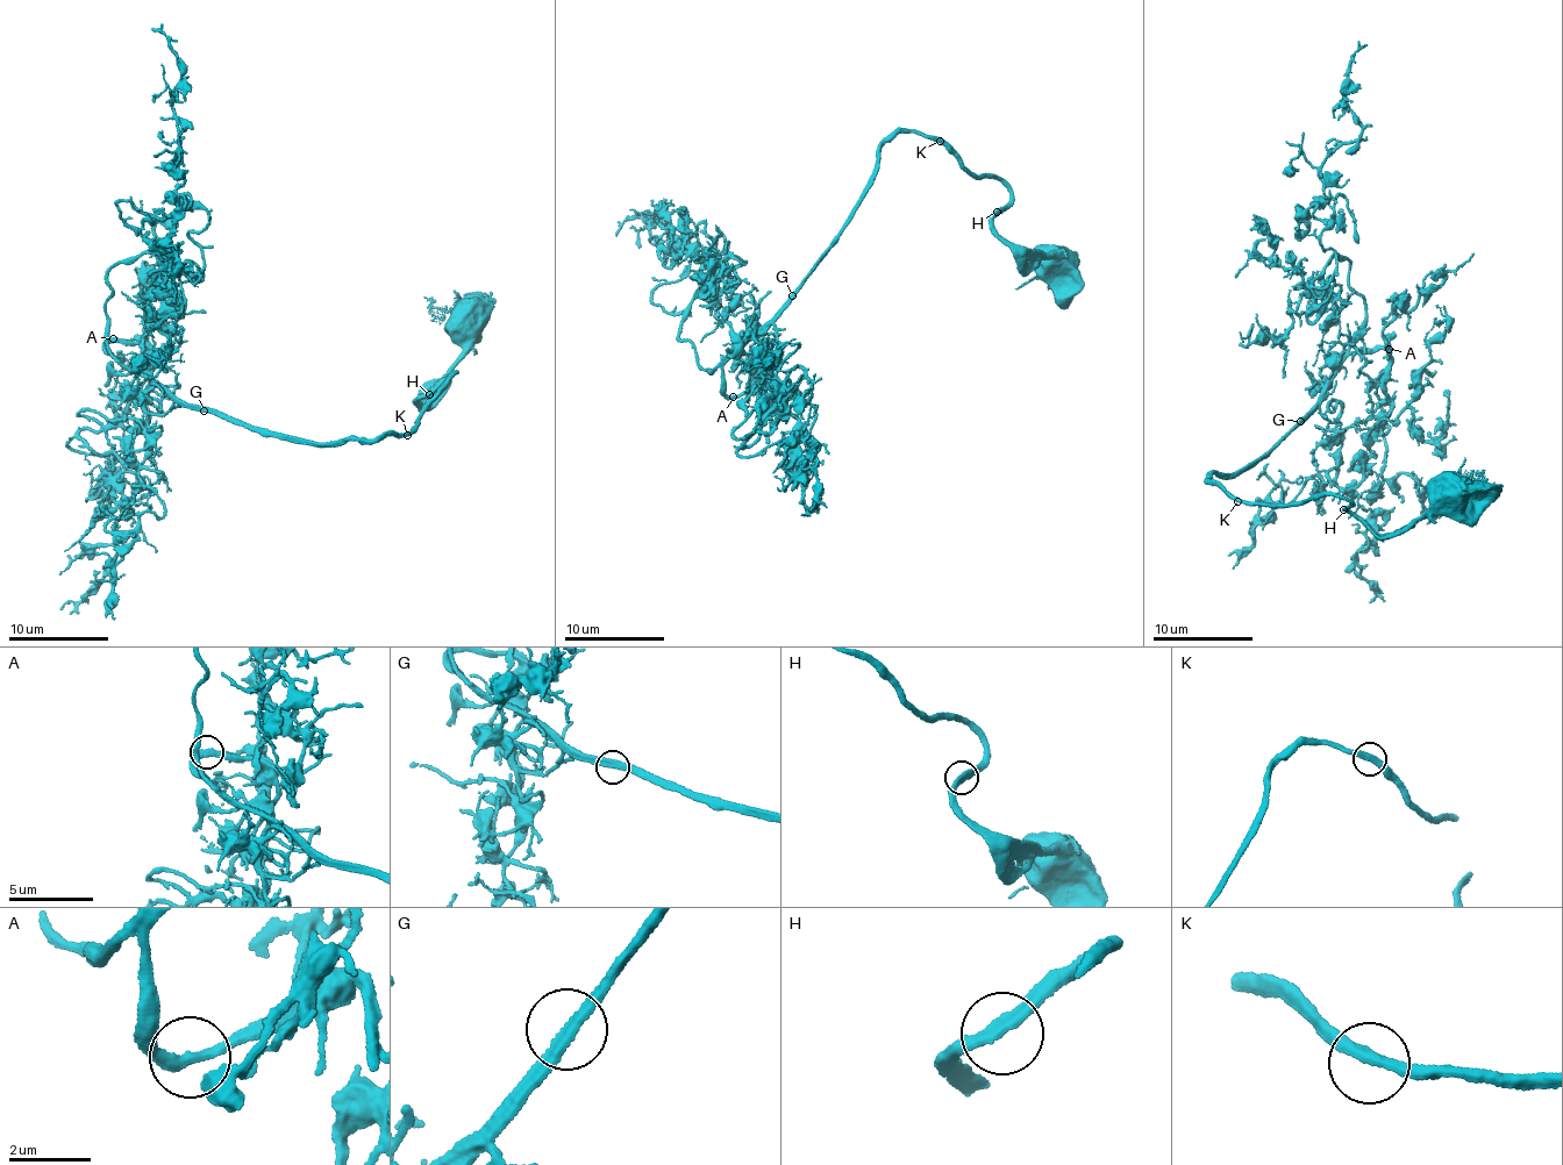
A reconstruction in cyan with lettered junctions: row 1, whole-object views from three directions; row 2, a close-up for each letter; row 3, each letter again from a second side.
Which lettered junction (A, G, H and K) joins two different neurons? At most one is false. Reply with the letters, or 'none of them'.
none of them

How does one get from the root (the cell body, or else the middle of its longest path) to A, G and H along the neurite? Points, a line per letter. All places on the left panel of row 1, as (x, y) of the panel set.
A: (461, 322), (443, 390), (418, 402), (456, 373), (406, 434), (328, 445), (185, 407), (105, 350), (112, 340)
G: (461, 322), (464, 342), (443, 390), (434, 405), (418, 402), (456, 373), (406, 434), (328, 445), (204, 411)
H: (461, 322), (464, 342), (437, 401), (423, 407), (416, 401), (429, 394)

